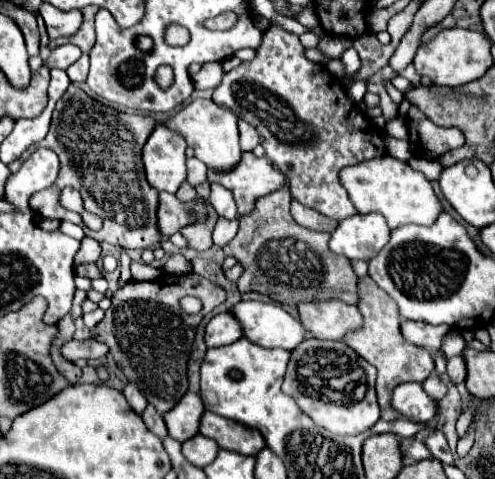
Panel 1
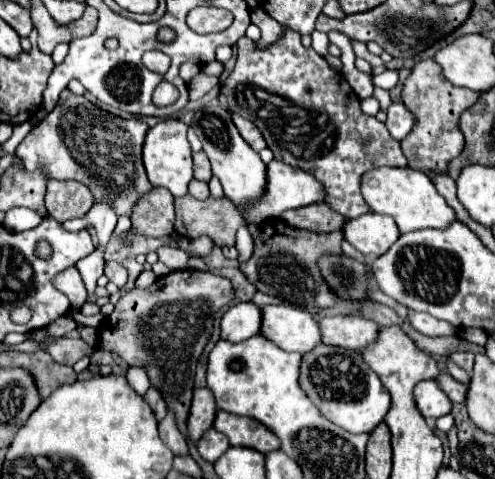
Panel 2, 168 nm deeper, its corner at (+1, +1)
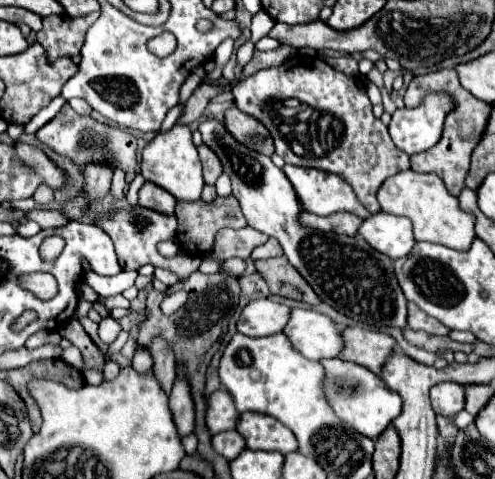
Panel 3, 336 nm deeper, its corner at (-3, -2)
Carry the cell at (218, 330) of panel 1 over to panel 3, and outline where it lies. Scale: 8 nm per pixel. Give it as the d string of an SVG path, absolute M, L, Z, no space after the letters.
M258 299L244 307L238 331L250 337L262 337L262 335L274 335L280 333L290 319L290 307L270 301L270 299Z

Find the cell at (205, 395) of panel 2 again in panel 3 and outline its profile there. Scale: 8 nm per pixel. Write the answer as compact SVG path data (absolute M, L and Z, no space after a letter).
M218 389L210 395L208 399L208 415L206 415L206 425L210 433L220 433L228 429L236 429L240 413L236 411L234 399L226 389Z

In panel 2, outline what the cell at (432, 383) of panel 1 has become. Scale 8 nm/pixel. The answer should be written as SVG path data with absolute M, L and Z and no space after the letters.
M440 374L440 376L436 378L436 382L438 382L440 390L442 390L452 402L464 402L464 398L466 398L466 386L464 386L464 384L456 382L450 374Z

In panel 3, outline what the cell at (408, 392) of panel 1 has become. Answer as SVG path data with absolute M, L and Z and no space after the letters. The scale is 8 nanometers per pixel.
M452 381L438 383L430 389L430 399L432 399L432 409L438 415L454 417L464 409L464 385Z

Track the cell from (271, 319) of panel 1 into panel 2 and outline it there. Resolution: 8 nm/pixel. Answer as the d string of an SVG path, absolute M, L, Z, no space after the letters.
M289 303L262 306L260 334L282 350L300 354L320 342L320 328L314 316Z

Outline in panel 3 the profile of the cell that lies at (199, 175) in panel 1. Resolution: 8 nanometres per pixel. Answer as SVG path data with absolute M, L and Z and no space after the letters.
M204 143L198 147L198 153L200 153L202 165L204 165L204 181L208 185L214 185L216 179L222 175L222 163L216 157L216 153L212 149L208 149L208 145L204 145Z

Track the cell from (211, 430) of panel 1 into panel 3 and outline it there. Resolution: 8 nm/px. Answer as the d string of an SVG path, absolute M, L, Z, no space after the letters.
M242 413L236 431L244 435L248 449L278 451L284 455L298 449L294 433L278 419L264 413Z

